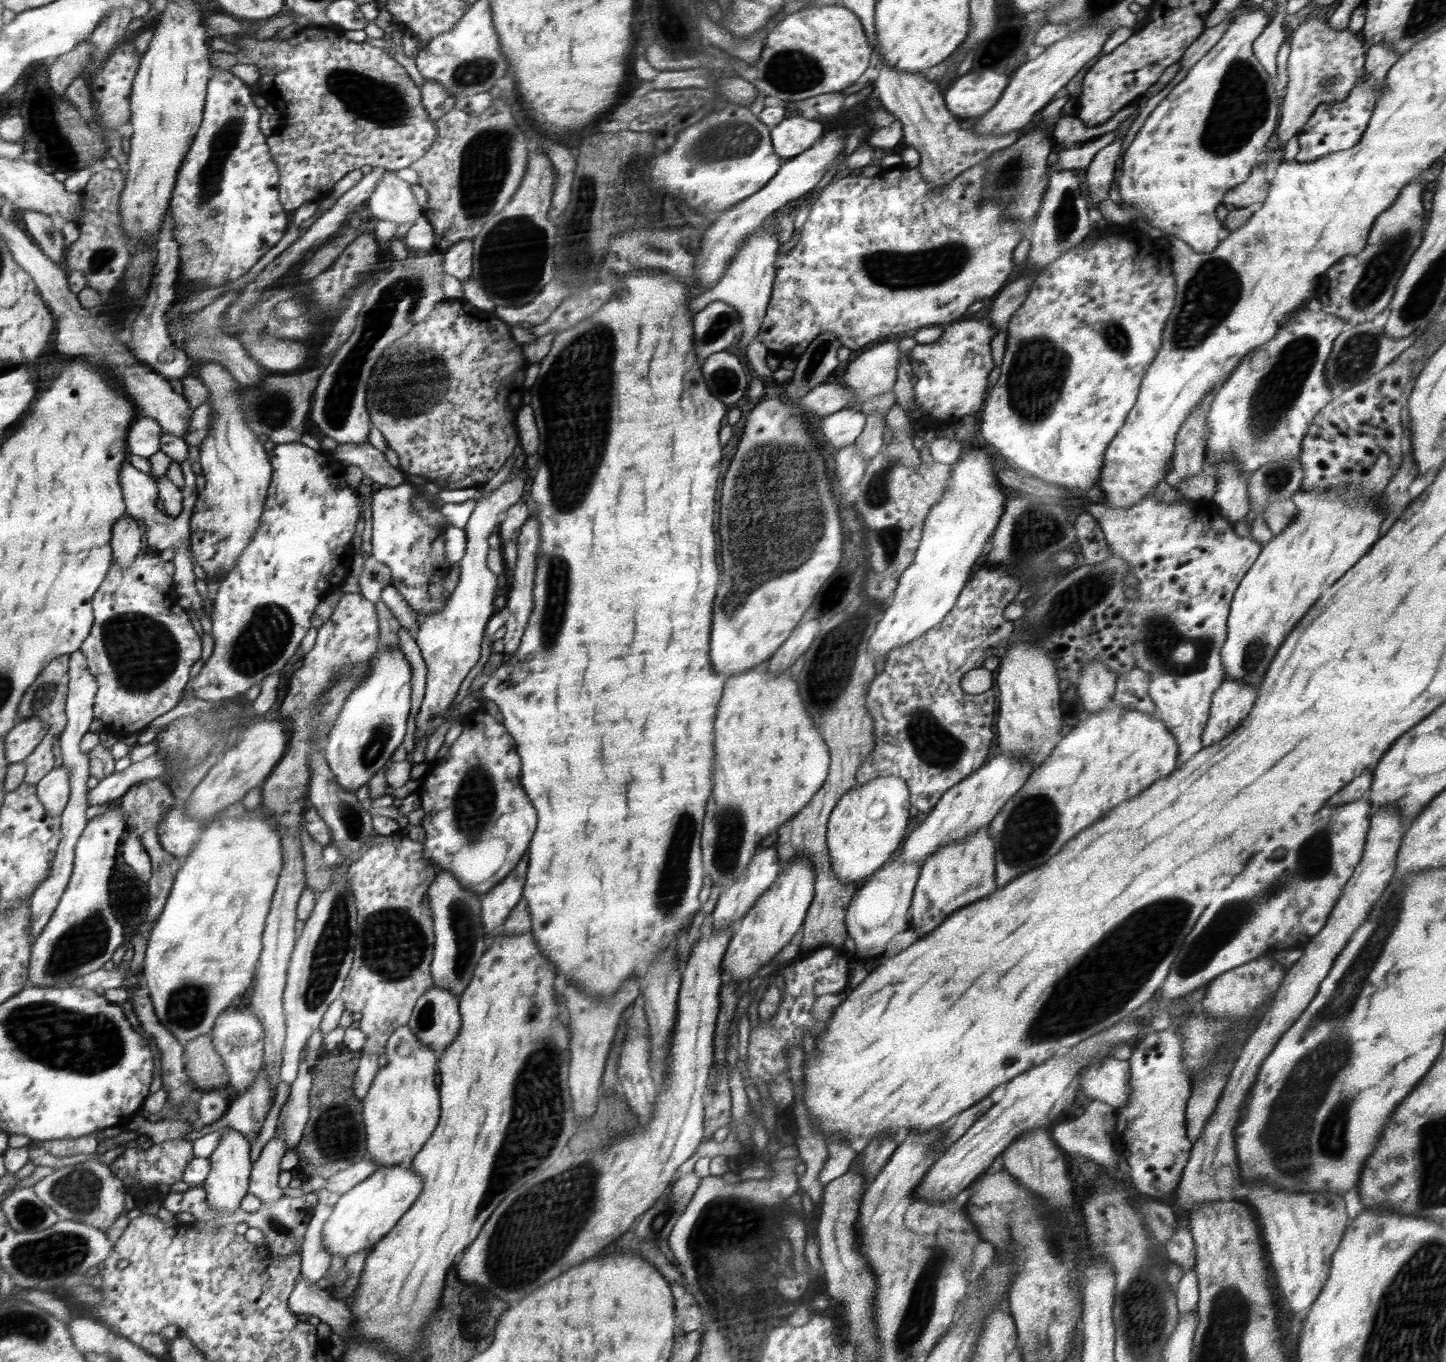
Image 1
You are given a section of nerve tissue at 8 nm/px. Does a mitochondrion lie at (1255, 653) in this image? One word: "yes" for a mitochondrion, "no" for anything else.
yes

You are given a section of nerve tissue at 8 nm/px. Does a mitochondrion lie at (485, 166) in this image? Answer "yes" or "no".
yes

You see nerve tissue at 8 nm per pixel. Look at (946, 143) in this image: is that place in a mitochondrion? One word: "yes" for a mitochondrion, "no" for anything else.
no

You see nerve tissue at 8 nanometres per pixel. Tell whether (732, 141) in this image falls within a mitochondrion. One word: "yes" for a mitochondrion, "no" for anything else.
yes

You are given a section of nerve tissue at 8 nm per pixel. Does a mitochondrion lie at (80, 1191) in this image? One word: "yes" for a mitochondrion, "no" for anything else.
yes

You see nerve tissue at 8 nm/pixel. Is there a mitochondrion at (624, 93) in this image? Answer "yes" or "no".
no

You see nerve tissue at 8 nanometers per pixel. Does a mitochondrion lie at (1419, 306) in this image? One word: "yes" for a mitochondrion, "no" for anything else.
yes

